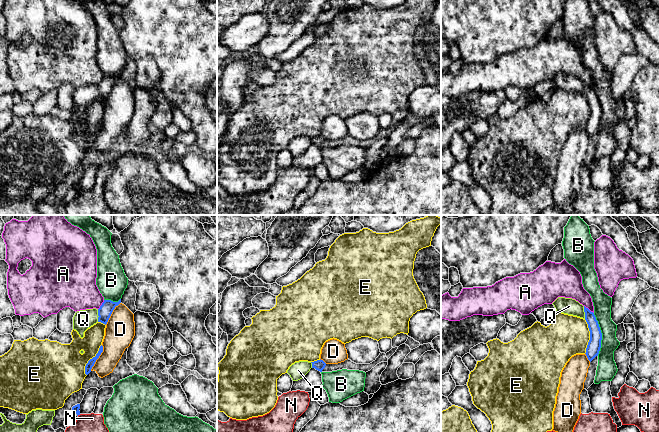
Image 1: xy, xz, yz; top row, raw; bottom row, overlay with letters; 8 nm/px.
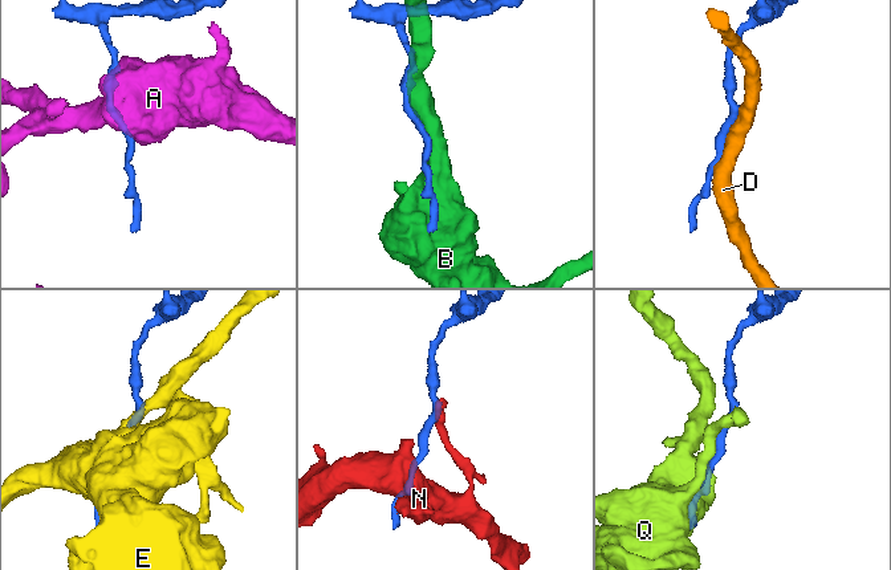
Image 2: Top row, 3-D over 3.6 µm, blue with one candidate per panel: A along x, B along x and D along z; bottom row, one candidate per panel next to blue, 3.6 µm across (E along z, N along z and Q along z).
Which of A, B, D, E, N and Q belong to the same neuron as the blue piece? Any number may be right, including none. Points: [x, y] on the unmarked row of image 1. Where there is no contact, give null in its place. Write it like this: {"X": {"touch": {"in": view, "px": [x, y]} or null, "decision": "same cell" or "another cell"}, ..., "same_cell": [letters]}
{"A": {"touch": {"in": "yz", "px": [588, 85]}, "decision": "another cell"}, "B": {"touch": {"in": "yz", "px": [601, 110]}, "decision": "another cell"}, "D": {"touch": {"in": "xy", "px": [98, 133]}, "decision": "another cell"}, "E": {"touch": {"in": "yz", "px": [590, 112]}, "decision": "another cell"}, "N": {"touch": {"in": "xy", "px": [78, 190]}, "decision": "another cell"}, "Q": {"touch": {"in": "xy", "px": [98, 91]}, "decision": "another cell"}, "same_cell": []}

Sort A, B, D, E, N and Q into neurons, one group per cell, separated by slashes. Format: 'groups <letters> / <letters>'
groups A / B / D / E / N / Q

